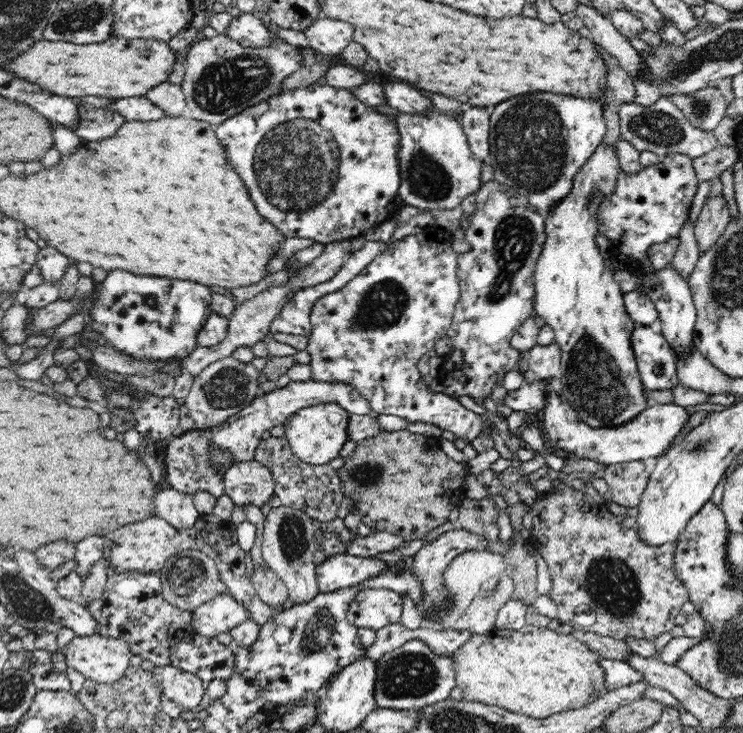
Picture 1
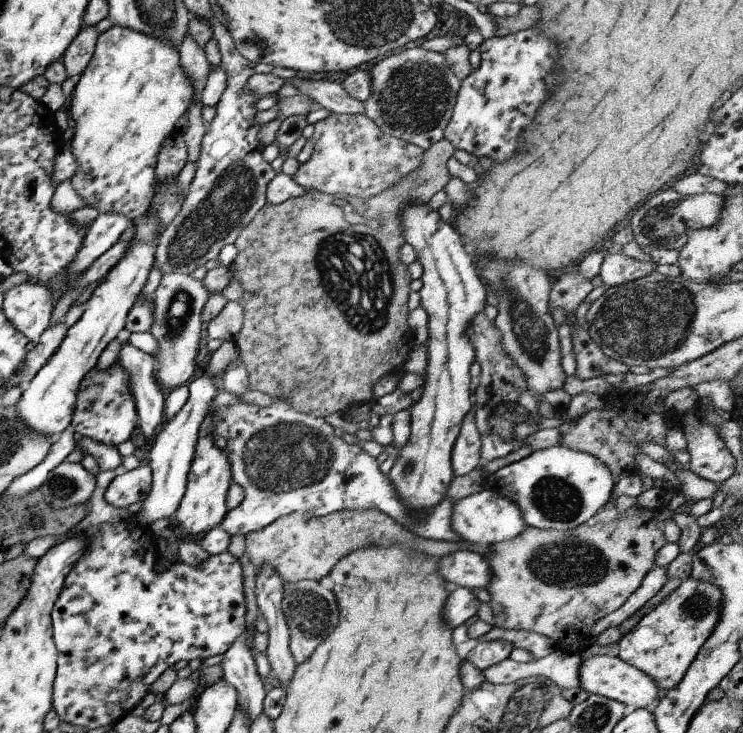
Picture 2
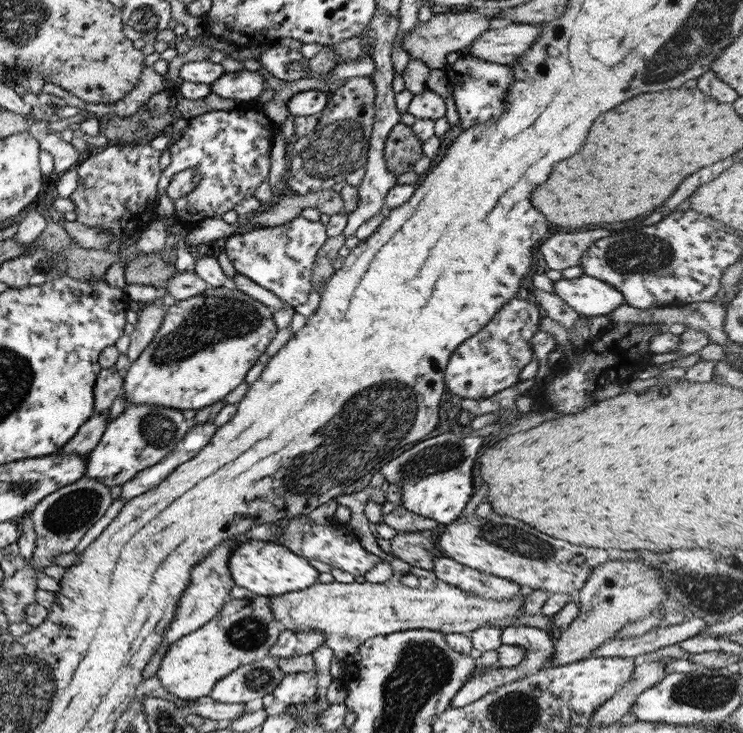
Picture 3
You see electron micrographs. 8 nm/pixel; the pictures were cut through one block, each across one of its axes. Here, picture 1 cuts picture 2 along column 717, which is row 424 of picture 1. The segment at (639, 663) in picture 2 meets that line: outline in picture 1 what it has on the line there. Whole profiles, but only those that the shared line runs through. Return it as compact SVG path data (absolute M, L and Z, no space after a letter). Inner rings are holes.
M600 144L574 176L570 194L545 214L547 240L534 270L535 315L544 318L545 324L553 328L554 342L561 348L562 399L577 412L580 420L592 428L622 426L648 408L646 388L642 384L630 341L636 323L628 316L624 293L613 279L614 270L604 263L605 259L595 242L599 234L597 212L600 203L612 194L620 170L615 145Z

